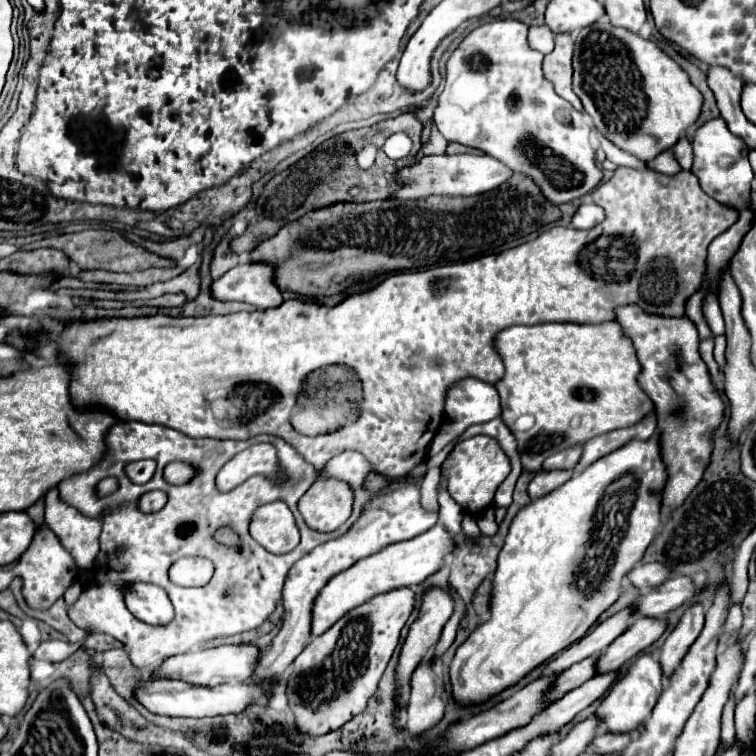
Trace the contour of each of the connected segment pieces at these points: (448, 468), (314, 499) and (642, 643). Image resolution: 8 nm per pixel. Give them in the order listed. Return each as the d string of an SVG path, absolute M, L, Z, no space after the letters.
M477 434L477 436L461 440L445 458L441 468L443 468L443 476L447 478L447 490L457 504L461 504L464 510L467 508L484 510L489 507L489 504L493 504L495 490L509 476L511 462L495 438Z
M317 480L299 500L299 512L309 528L317 532L337 530L351 514L353 492L341 480Z
M635 616L633 624L629 626L629 632L621 634L599 656L597 672L621 670L625 662L629 662L633 656L641 654L653 642L657 642L665 630L667 630L667 620L665 618L653 620L653 618L647 618L647 616Z

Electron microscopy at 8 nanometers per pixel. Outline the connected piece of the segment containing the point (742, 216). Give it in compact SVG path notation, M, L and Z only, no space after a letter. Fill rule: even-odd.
M749 208L739 210L739 218L733 226L727 228L727 232L719 234L713 244L709 244L709 256L707 256L707 272L711 278L711 286L717 286L717 276L721 276L721 268L729 264L733 254L737 252L743 236L751 230L755 214Z

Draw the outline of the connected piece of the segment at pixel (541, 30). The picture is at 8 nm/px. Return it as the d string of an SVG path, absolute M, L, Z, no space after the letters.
M541 24L541 26L529 26L529 46L533 50L539 50L543 54L549 54L553 50L553 32Z

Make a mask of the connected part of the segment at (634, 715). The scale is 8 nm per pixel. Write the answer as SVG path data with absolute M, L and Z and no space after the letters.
M643 654L629 666L629 670L617 680L617 684L613 684L613 688L603 698L601 706L595 710L595 716L601 720L601 724L607 728L607 732L613 732L613 734L635 732L651 716L651 710L657 704L661 690L663 690L661 666L653 656Z

